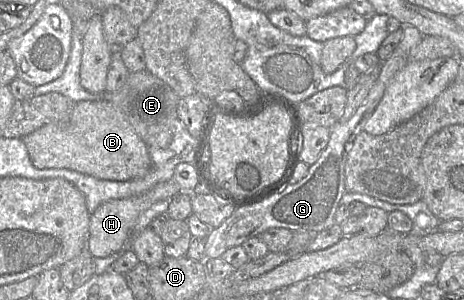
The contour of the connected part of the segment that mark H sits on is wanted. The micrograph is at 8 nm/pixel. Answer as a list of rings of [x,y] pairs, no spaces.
[[[173,181],[159,182],[151,189],[125,199],[112,199],[99,205],[90,215],[87,250],[96,258],[107,257],[119,251],[132,237],[132,230],[139,215],[161,200],[170,200],[180,192],[179,186]]]

